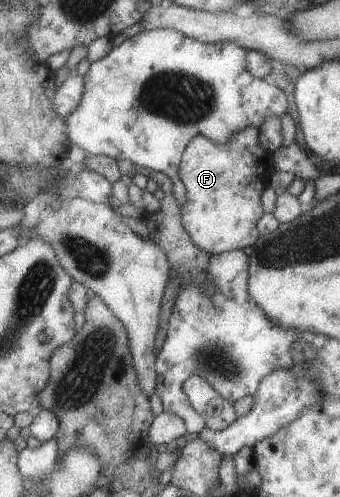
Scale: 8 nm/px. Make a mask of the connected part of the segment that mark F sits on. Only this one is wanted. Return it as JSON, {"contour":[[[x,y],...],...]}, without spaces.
{"contour":[[[256,126],[244,128],[238,134],[236,132],[230,134],[228,138],[230,142],[224,144],[210,142],[206,136],[198,134],[188,142],[182,153],[178,170],[178,178],[182,181],[186,192],[184,204],[179,206],[182,228],[186,230],[193,244],[208,255],[257,246],[260,234],[256,223],[264,214],[260,205],[260,194],[273,183],[275,174],[272,156],[260,146],[258,132],[259,128]]]}

